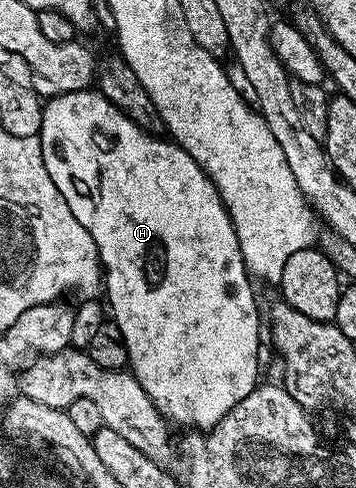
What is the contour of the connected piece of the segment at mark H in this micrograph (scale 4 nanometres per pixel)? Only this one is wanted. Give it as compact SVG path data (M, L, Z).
M89 87L89 88L86 88L86 89L85 89L85 90L77 90L77 91L76 91L76 92L70 92L70 93L69 93L69 94L61 94L61 95L60 95L60 96L53 96L53 97L50 97L50 99L48 99L48 100L47 100L47 101L46 101L46 103L44 103L44 105L43 105L43 121L42 121L42 122L41 122L41 130L40 130L40 131L39 131L39 135L38 135L38 137L39 137L39 141L40 141L40 142L41 142L41 154L42 154L42 155L43 155L43 157L44 157L44 158L45 158L45 170L49 170L49 178L53 178L53 186L57 186L57 190L61 190L61 198L65 198L65 199L66 199L66 200L67 200L67 201L68 201L68 202L69 202L69 210L73 210L73 218L77 218L77 222L81 222L81 223L82 223L82 224L83 224L83 225L84 225L84 226L85 226L85 230L89 230L89 231L90 231L90 232L91 232L91 237L92 237L92 238L93 238L93 242L94 242L94 243L95 243L95 245L97 245L97 247L98 247L98 248L99 248L99 263L100 263L100 265L101 265L101 268L102 268L102 271L103 271L103 272L104 272L104 273L105 273L105 292L106 292L106 288L107 288L107 300L108 300L108 301L107 301L107 300L106 300L106 303L107 303L107 304L108 304L108 305L109 305L109 312L110 312L110 315L111 315L111 312L112 312L112 314L113 314L113 315L115 315L115 316L112 316L112 317L113 317L113 322L114 322L114 324L115 324L115 325L116 325L116 326L118 326L118 327L119 327L119 329L120 329L120 330L121 330L121 334L122 334L122 335L123 335L123 341L124 341L124 342L125 342L125 346L126 346L126 347L127 347L127 362L128 362L128 365L129 365L129 371L130 371L130 373L131 373L131 375L133 375L133 376L135 376L135 377L136 377L136 378L137 378L137 382L141 382L141 390L145 390L145 394L149 394L149 398L150 398L150 399L151 399L151 400L152 400L152 401L153 401L153 402L154 402L154 403L155 403L155 408L156 408L156 410L158 410L158 411L159 411L159 413L161 413L161 415L162 415L162 416L165 416L165 417L167 417L167 419L168 419L168 421L170 421L170 423L171 423L171 424L172 424L172 425L175 425L175 424L204 424L204 425L203 425L203 426L202 426L202 427L203 427L203 428L204 428L204 429L207 429L207 430L210 430L210 429L212 429L212 428L214 428L214 427L215 427L215 424L216 424L216 423L217 423L217 422L221 422L221 418L222 418L222 417L223 417L223 416L224 416L224 415L225 415L225 414L229 414L229 410L233 410L233 406L237 406L237 402L241 402L241 401L242 401L242 400L244 400L244 398L246 398L246 397L247 397L247 395L249 395L249 394L250 394L250 393L251 393L251 391L253 391L253 390L254 390L254 389L255 389L255 387L257 387L257 385L258 385L258 384L259 384L259 383L260 383L260 380L261 380L261 377L259 377L259 304L258 304L258 302L257 302L257 301L255 301L255 292L254 292L254 290L253 290L253 289L251 289L251 283L253 283L253 280L252 280L252 277L251 277L251 276L250 276L250 275L249 275L249 273L248 273L248 271L247 271L247 267L246 267L246 266L245 266L245 262L244 262L244 261L243 261L243 255L242 255L242 254L241 254L241 246L240 246L240 245L239 245L239 239L238 239L238 238L237 238L237 234L236 234L236 233L235 233L235 227L234 227L234 226L233 226L233 222L232 222L232 221L231 221L231 215L229 215L229 214L228 214L228 212L227 212L227 207L226 207L226 206L224 206L224 204L223 204L223 199L222 199L222 198L221 198L221 197L220 197L220 196L219 196L219 192L218 192L218 191L217 191L217 190L216 190L216 189L215 189L215 183L214 183L214 182L212 182L212 180L210 180L210 179L209 179L209 178L208 178L208 176L207 176L207 174L206 174L206 172L204 172L204 171L203 171L203 168L202 168L202 166L201 166L201 165L199 165L199 163L197 163L197 162L196 162L196 161L195 161L195 159L193 159L193 158L192 158L192 156L191 156L191 155L189 155L189 153L188 153L188 152L187 152L187 151L186 151L186 150L185 150L185 149L184 149L184 148L182 148L182 147L181 147L181 145L179 145L179 144L176 144L176 143L174 143L174 142L172 142L172 141L171 141L171 140L170 140L170 139L167 139L167 138L164 138L164 140L162 140L162 138L161 138L161 137L159 137L159 136L155 136L155 135L159 135L159 134L152 134L152 133L151 133L151 132L150 132L150 131L148 131L148 129L146 129L146 128L144 128L144 127L143 127L143 125L141 125L141 124L139 124L139 123L137 123L137 122L136 122L136 121L135 121L135 120L132 120L132 119L131 119L131 117L130 117L130 116L128 116L128 115L127 115L127 113L126 113L126 112L122 112L122 110L120 110L120 109L119 109L119 107L117 107L117 106L116 106L116 104L115 104L115 103L113 103L113 101L111 101L111 100L110 100L110 99L109 99L109 98L105 98L105 97L104 97L104 96L103 96L103 93L102 93L102 92L100 92L100 91L98 91L98 90L96 90L96 89L95 89L95 88L94 88L94 87Z

